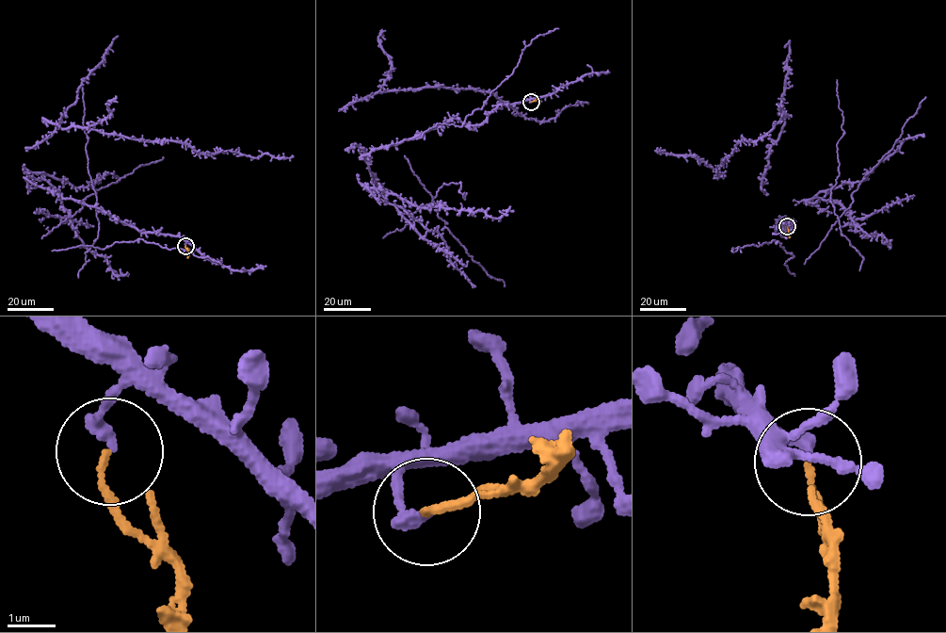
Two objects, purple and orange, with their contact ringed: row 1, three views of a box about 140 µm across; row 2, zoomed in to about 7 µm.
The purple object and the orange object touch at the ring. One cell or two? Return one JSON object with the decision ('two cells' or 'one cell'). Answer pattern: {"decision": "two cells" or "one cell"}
{"decision": "two cells"}

